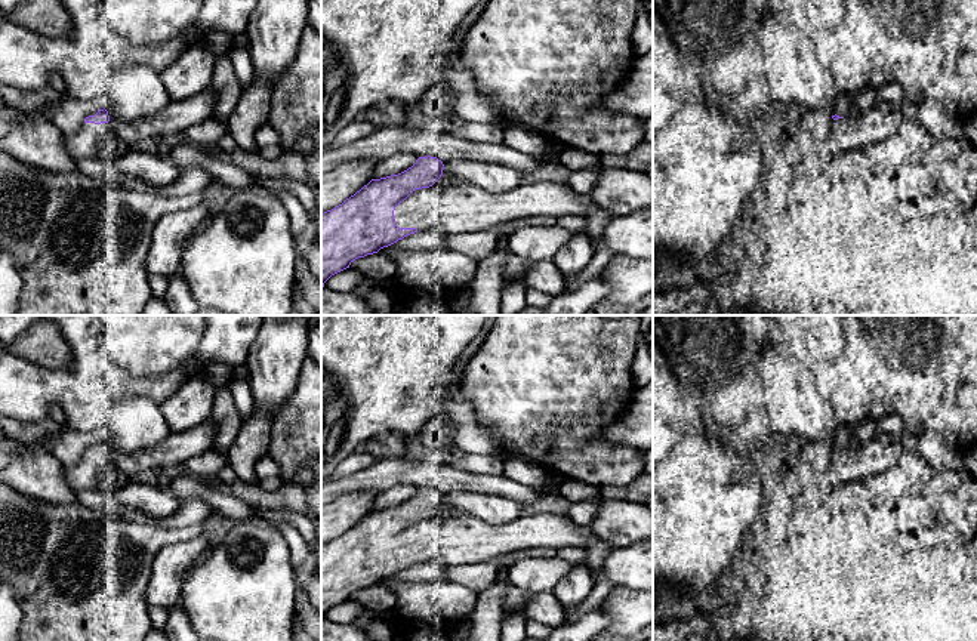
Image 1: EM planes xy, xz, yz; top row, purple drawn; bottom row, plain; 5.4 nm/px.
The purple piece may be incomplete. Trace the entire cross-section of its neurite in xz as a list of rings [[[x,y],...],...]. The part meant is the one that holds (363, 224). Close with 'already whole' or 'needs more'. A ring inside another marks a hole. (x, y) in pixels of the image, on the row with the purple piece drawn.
[[[419,157],[407,170],[372,179],[342,204],[321,213],[321,289],[355,259],[377,253],[414,232],[443,228],[447,234],[463,234],[530,216],[560,221],[565,215],[589,216],[595,207],[588,194],[574,191],[568,184],[546,181],[493,194],[451,175],[437,157]]]; needs more

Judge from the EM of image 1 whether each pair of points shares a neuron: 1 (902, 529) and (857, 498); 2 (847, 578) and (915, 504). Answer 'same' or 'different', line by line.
1: same
2: different

